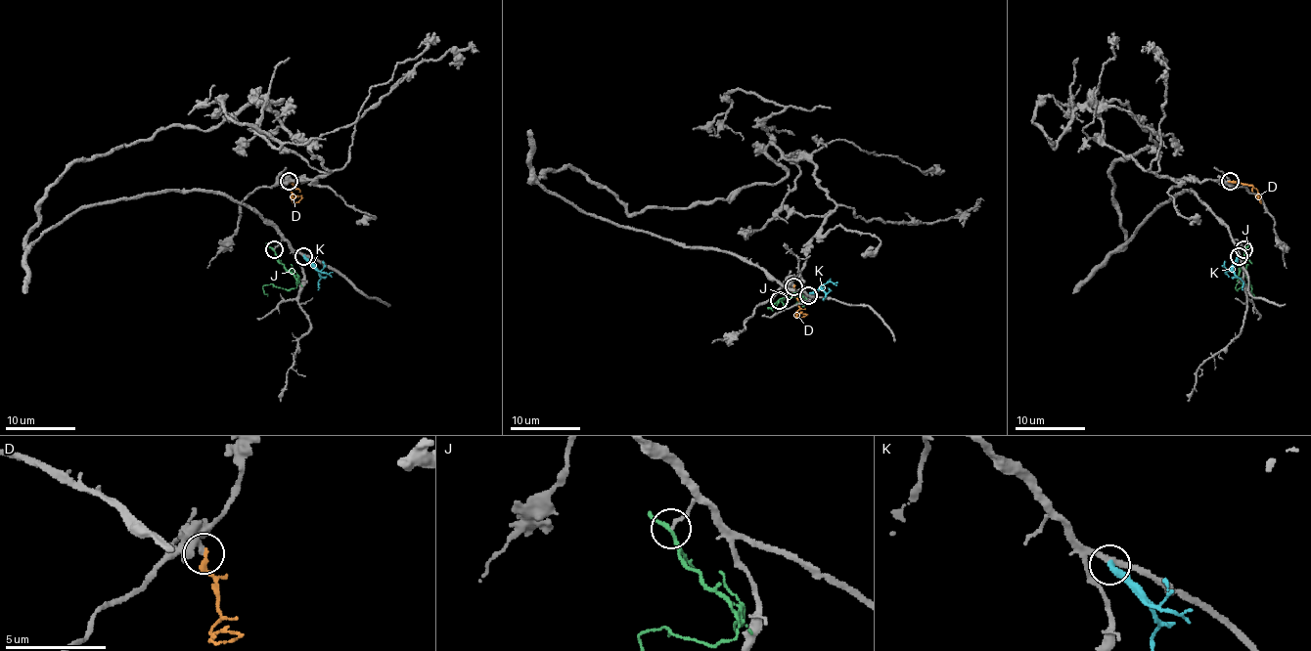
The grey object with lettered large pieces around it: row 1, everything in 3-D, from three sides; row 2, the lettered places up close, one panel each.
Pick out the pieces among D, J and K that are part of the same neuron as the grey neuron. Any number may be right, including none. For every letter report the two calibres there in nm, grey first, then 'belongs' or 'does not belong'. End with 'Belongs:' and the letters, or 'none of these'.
D: 360 nm thick on the grey side, 280 nm on the other; does not belong
J: 140 nm thick on the grey side, 160 nm on the other; does not belong
K: 220 nm thick on the grey side, 340 nm on the other; does not belong
Belongs: none of these

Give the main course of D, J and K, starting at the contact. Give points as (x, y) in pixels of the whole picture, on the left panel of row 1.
D: (288, 182), (293, 185), (292, 199), (298, 202)
J: (274, 250), (276, 259), (295, 278), (296, 286), (287, 290), (271, 283), (265, 284), (263, 292), (267, 295)
K: (304, 257), (316, 271), (318, 290)

